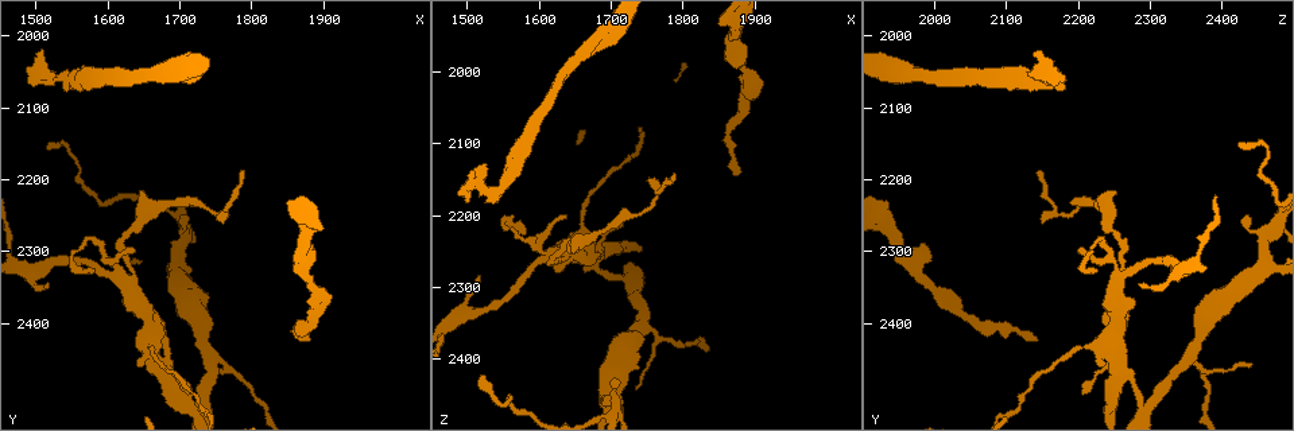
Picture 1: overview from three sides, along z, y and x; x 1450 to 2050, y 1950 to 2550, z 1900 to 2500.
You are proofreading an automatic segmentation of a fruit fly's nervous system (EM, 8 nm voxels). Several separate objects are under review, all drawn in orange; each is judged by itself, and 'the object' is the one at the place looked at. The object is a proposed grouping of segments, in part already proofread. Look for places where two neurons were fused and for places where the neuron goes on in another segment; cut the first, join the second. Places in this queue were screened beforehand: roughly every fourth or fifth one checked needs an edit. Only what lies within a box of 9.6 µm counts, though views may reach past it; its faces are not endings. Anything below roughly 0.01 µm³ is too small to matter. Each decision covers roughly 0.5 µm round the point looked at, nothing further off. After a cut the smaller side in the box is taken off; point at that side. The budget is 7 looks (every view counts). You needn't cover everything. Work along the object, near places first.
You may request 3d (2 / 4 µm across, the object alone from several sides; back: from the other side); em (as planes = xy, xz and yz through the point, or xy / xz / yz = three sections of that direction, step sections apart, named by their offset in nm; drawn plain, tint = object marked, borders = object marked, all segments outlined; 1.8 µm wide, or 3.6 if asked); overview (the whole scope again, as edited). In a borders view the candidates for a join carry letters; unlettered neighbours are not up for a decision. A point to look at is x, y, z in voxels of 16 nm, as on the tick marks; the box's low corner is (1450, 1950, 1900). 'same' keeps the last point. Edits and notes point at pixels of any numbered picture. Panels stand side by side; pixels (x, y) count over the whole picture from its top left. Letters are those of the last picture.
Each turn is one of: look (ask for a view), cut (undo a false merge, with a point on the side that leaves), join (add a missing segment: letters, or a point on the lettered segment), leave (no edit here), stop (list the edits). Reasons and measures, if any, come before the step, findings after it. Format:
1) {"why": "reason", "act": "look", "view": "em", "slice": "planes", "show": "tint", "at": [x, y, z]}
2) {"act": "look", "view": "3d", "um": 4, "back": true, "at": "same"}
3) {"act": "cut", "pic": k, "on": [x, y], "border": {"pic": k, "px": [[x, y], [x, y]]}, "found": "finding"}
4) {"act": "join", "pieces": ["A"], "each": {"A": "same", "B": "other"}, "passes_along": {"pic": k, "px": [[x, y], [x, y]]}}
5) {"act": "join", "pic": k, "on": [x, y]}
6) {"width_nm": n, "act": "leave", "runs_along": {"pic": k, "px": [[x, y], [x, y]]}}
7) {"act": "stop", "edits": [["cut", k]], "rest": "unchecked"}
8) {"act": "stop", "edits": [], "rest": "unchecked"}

{"why": "end of a long branch", "act": "look", "view": "3d", "um": 2, "at": [1875, 2420, 2140]}

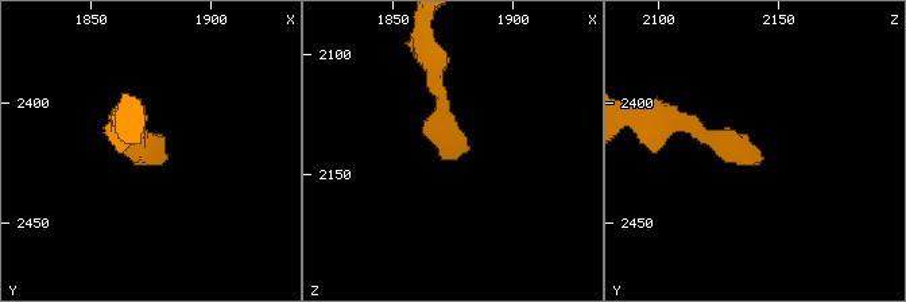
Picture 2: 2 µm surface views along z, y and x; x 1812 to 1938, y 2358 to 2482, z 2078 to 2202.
{"why": "shape alone is not enough", "act": "look", "view": "em", "slice": "planes", "show": "borders", "at": [1881, 2422, 2140]}

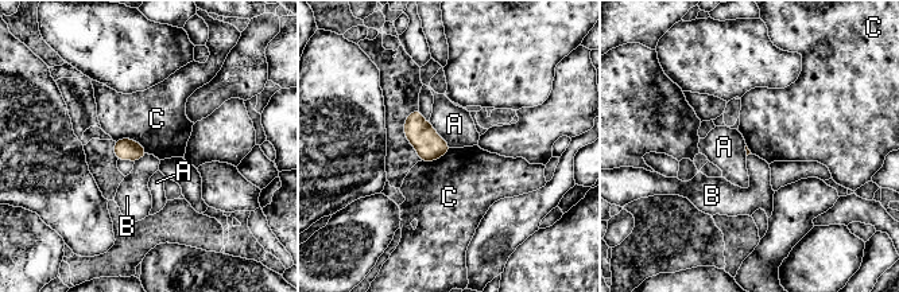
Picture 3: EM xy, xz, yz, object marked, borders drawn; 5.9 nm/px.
{"act": "leave", "each": {"A": "other", "B": "other", "C": "other"}, "border": {"pic": 3, "px": [[115, 140], [134, 139], [147, 152]]}, "found": "none of them fits"}

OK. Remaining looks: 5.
{"act": "look", "view": "3d", "um": 2, "at": [1625, 2340, 2250]}

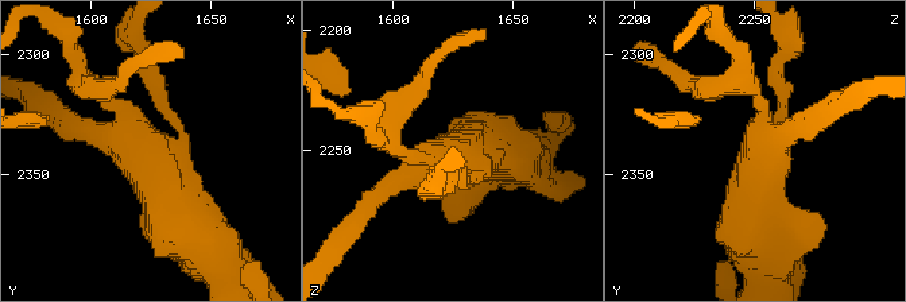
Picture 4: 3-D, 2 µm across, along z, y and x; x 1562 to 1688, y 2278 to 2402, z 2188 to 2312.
{"act": "look", "view": "em", "slice": "planes", "show": "borders", "at": [1622, 2341, 2252]}

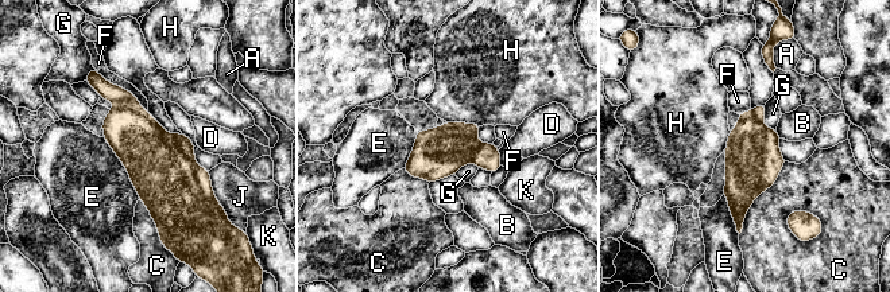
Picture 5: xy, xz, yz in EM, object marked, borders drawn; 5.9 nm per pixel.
{"width_nm": 300, "act": "cut", "pic": 5, "on": [163, 176], "each": {"A": "other", "B": "other", "C": "other", "D": "other", "E": "other", "F": "other", "G": "other", "H": "other", "J": "other", "K": "other"}, "border": {"pic": 5, "px": [[173, 135], [217, 207]]}, "found": "a second neuron is stuck on"}

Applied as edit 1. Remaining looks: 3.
{"act": "stop", "edits": [["cut", 5]], "rest": "unchecked"}

